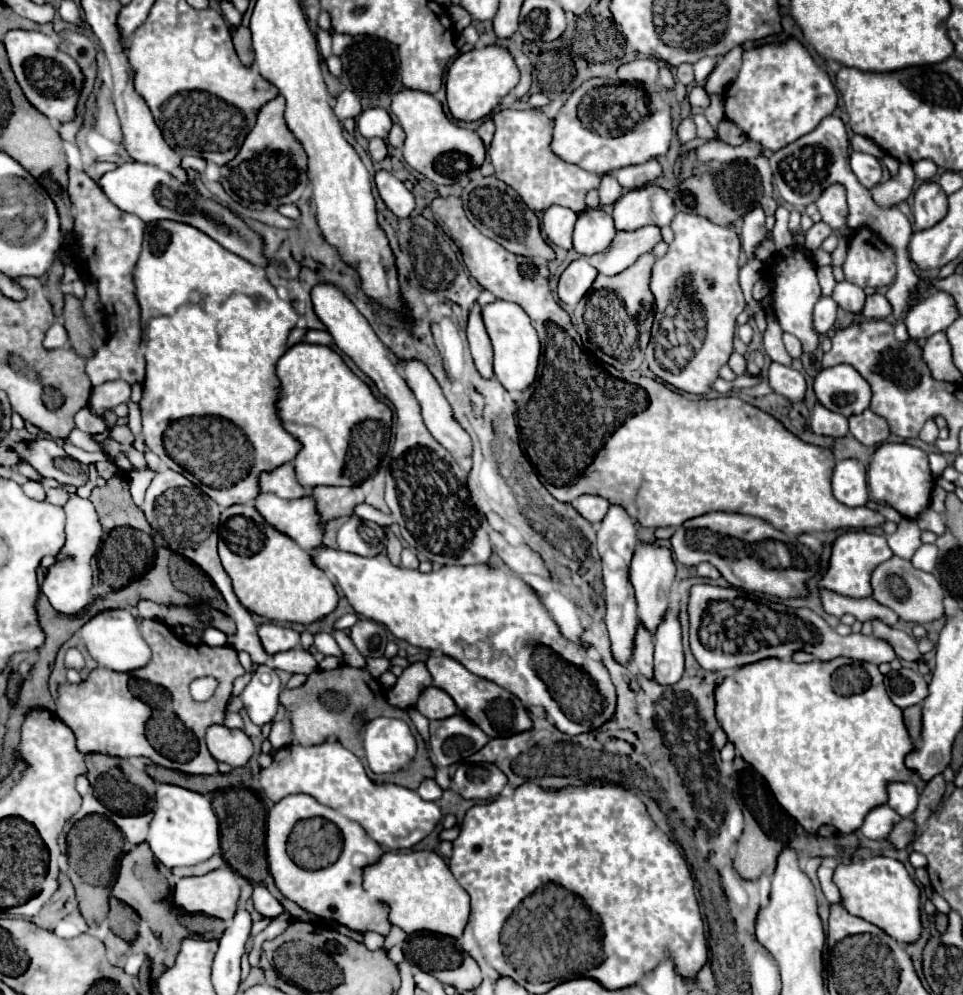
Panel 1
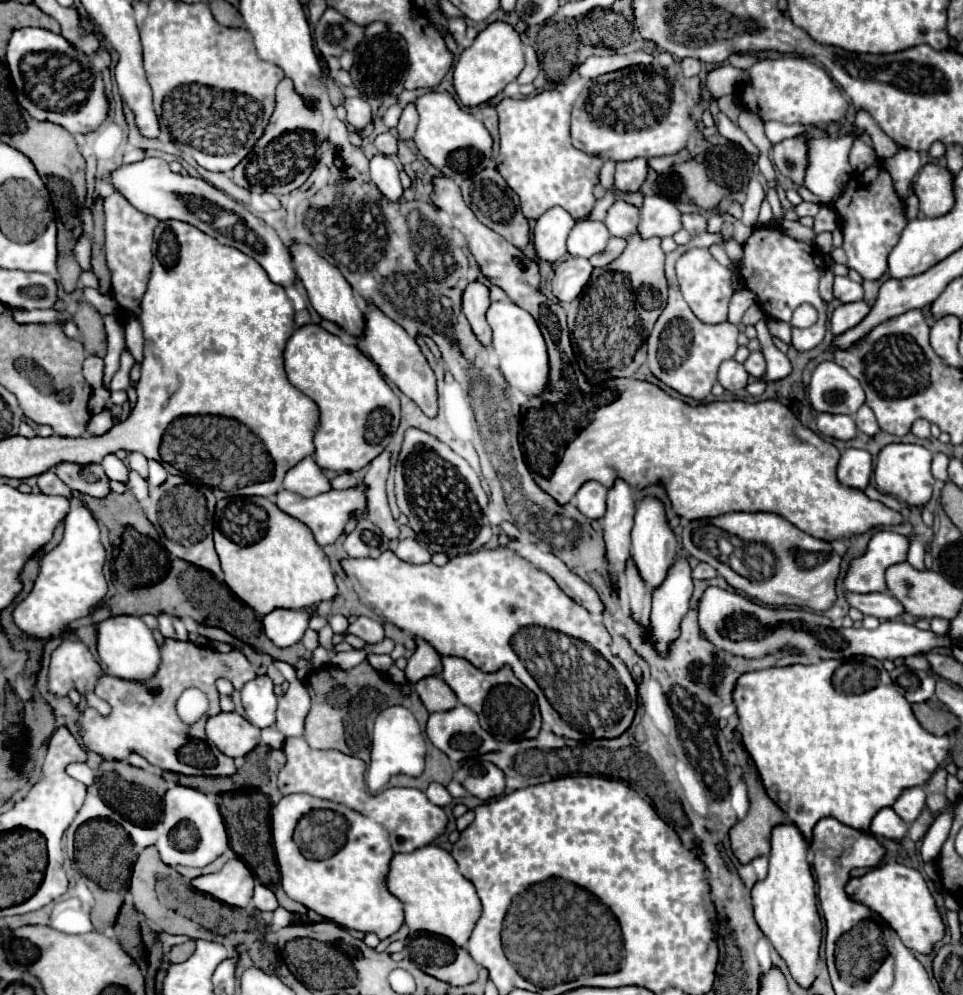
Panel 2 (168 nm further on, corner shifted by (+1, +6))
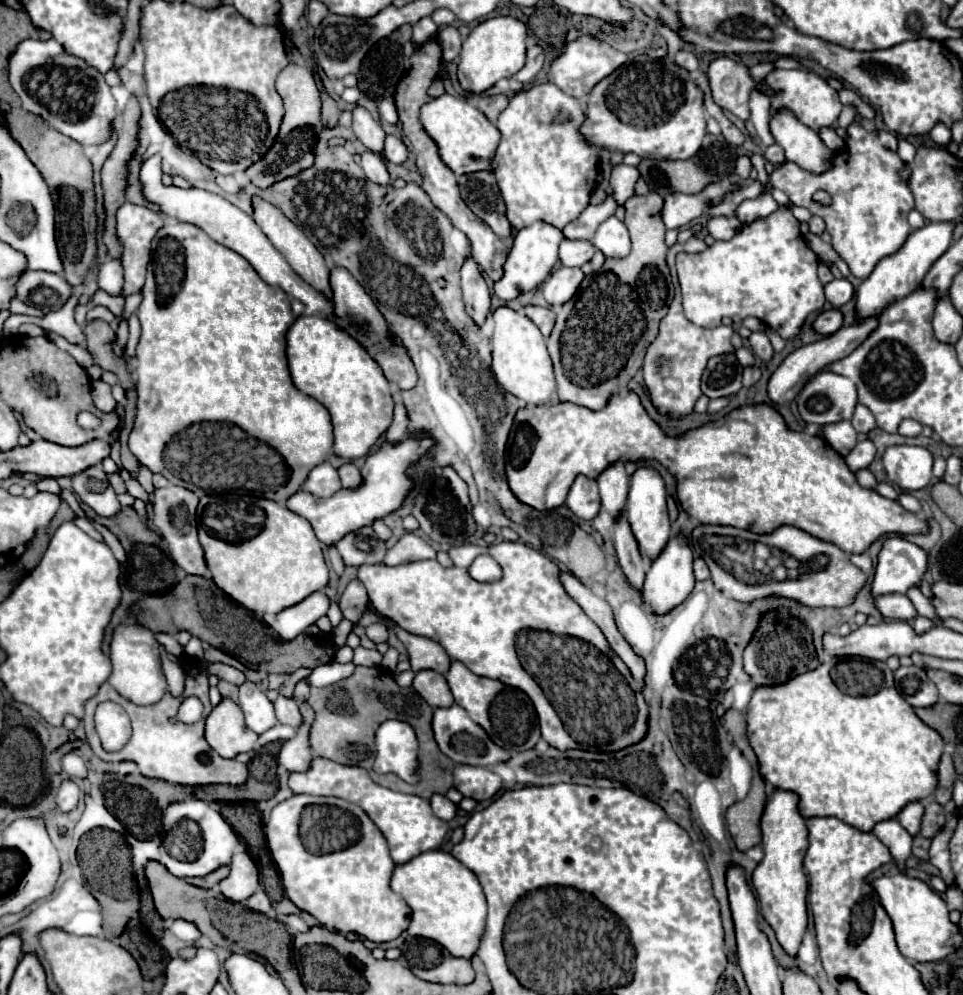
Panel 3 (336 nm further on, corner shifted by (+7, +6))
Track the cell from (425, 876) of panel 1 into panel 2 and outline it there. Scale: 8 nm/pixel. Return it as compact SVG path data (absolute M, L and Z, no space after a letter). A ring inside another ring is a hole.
M427 845L413 853L397 853L391 861L387 887L405 905L405 923L411 931L443 935L457 947L467 945L469 935L483 911L473 883L459 871L451 853L437 845Z

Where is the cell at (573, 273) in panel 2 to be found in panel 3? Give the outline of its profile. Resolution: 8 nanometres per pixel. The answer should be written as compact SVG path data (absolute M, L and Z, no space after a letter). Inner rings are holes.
M559 267L541 285L541 291L549 305L563 305L569 301L583 281L583 271L579 267Z

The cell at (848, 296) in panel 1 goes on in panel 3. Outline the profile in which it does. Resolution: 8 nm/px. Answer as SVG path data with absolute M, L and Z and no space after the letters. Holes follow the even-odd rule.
M833 279L831 283L825 285L825 297L829 303L833 303L833 307L841 307L847 301L851 301L855 295L853 285L847 279Z

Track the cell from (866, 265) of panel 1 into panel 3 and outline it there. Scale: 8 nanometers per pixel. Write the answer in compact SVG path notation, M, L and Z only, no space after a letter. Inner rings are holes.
M851 123L847 133L849 139L845 149L835 153L833 169L827 173L813 175L799 169L791 161L785 161L769 175L769 183L781 189L793 205L801 205L819 215L833 237L833 249L849 265L855 277L865 279L871 275L877 261L895 253L911 233L907 213L913 209L913 195L909 183L901 183L897 175L897 171L903 167L903 161L897 153L879 143L877 133L867 133L857 123ZM817 189L823 189L831 195L831 205L821 205L811 199Z

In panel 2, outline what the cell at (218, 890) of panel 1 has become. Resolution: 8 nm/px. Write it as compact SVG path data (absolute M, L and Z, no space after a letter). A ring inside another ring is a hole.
M231 859L219 873L201 875L193 879L193 887L213 895L231 907L247 907L253 897L255 877L241 859Z

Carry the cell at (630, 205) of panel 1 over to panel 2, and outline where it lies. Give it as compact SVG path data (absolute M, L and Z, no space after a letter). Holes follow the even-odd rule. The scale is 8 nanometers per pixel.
M619 199L607 213L605 217L605 227L609 229L609 233L613 237L621 237L621 239L629 239L635 231L637 231L637 221L639 221L639 209L635 209L633 205L625 203L623 199Z

